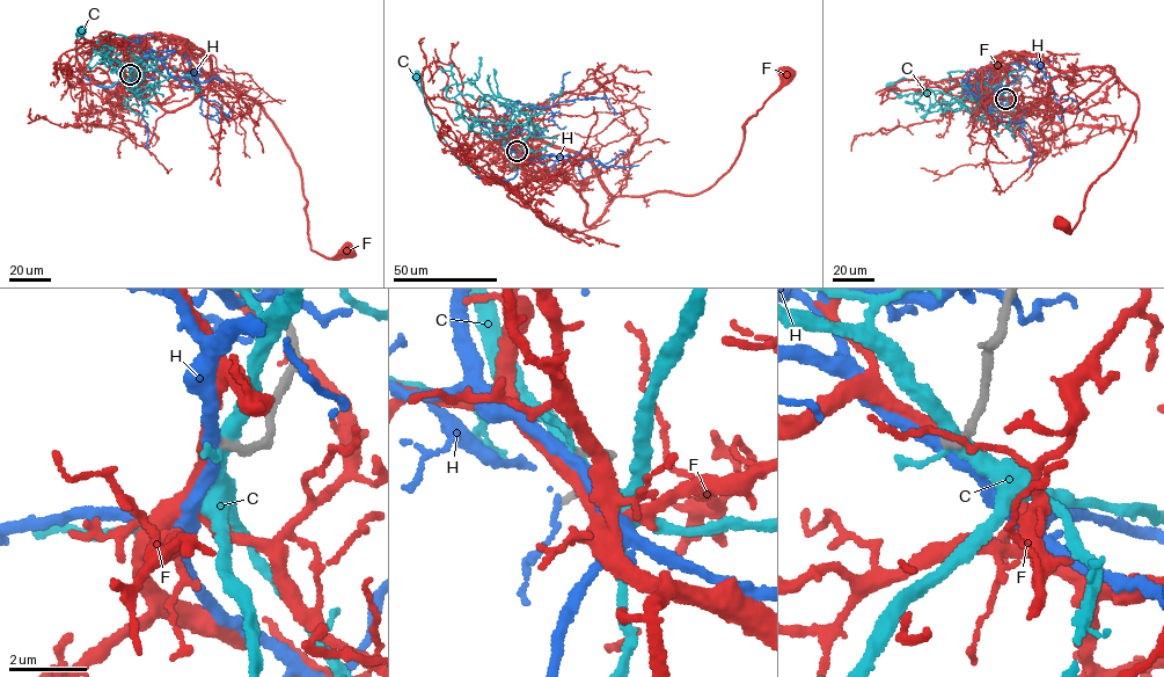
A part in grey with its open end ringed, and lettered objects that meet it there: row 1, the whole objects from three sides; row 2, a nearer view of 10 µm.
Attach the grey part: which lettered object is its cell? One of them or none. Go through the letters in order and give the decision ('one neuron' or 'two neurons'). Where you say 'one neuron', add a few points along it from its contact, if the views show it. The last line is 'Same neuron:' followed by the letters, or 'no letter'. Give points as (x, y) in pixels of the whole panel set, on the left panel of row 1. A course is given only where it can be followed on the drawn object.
C: two neurons
F: two neurons
H: two neurons
Same neuron: no letter

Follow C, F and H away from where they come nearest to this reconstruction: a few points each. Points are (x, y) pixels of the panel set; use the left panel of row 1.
C: (131, 75), (111, 86), (90, 80), (77, 56), (77, 34), (82, 26), (85, 31), (81, 31)
F: (130, 75), (166, 110), (187, 106), (212, 74), (253, 96), (298, 166), (310, 248), (328, 257), (346, 248)
H: (131, 75), (145, 53), (138, 39), (143, 50), (183, 51), (200, 97), (218, 102), (224, 114), (232, 119)

